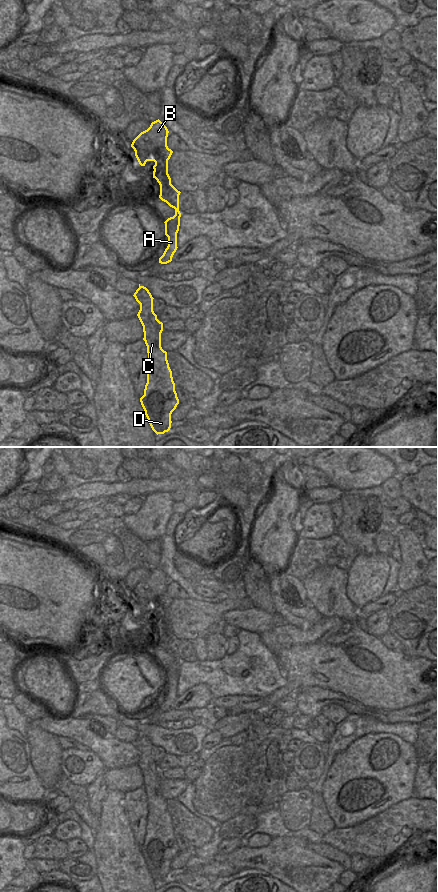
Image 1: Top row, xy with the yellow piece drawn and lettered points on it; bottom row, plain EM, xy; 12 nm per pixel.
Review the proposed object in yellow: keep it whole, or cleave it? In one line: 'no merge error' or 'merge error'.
merge error

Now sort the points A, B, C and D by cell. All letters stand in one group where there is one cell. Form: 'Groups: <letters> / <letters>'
Groups: A C D / B

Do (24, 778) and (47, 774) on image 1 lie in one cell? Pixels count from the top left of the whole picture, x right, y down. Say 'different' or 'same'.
different

